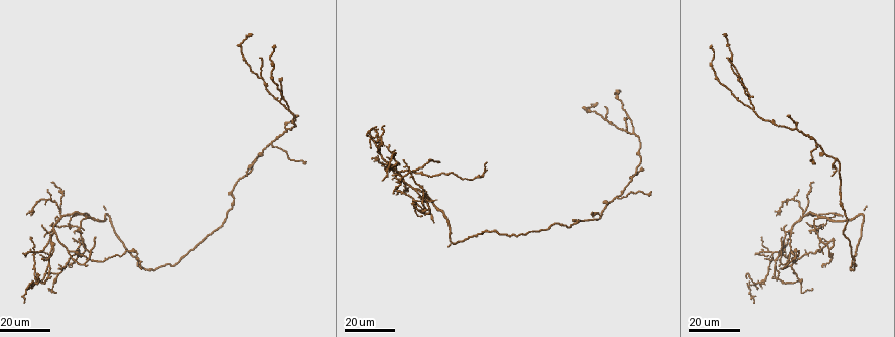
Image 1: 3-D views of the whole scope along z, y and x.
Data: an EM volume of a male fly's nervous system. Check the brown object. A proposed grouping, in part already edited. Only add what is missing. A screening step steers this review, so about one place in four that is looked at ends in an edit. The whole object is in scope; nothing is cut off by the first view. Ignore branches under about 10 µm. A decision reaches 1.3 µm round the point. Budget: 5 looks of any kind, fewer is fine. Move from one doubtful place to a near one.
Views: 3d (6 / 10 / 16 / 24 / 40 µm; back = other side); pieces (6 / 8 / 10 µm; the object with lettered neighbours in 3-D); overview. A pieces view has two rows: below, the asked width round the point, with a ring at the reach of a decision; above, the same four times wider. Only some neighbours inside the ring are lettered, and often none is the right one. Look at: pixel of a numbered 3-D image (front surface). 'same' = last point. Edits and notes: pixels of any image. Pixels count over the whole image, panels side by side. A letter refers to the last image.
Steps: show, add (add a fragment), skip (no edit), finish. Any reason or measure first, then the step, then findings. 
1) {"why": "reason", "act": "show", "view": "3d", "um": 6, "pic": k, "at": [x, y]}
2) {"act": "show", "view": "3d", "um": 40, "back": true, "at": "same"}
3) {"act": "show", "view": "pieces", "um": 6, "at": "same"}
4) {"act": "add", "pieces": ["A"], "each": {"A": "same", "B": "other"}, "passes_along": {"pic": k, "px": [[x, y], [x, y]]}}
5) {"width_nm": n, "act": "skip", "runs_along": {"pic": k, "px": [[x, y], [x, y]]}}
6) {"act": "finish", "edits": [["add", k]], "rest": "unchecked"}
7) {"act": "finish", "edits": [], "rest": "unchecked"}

{"why": "branch stops here", "act": "show", "view": "3d", "um": 24, "pic": 1, "at": [259, 57]}

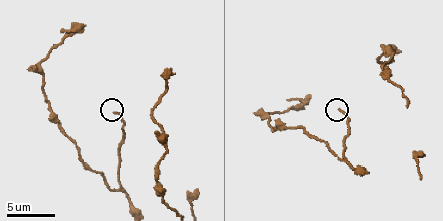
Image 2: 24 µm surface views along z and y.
{"why": "see the neighbours", "act": "show", "view": "pieces", "um": 6, "pic": 2, "at": [340, 109]}

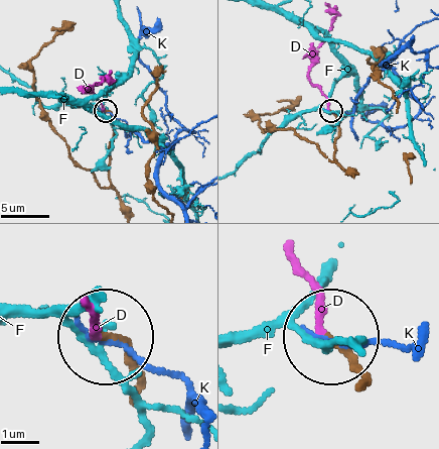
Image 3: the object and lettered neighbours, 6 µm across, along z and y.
{"width_nm": 180, "act": "add", "pieces": ["D"], "each": {"D": "same", "F": "other", "K": "other"}, "passes_along": {"pic": 3, "px": [[337, 130], [327, 98], [308, 74], [330, 16]]}, "found": "it goes on there"}

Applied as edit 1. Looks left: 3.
{"act": "show", "view": "overview"}

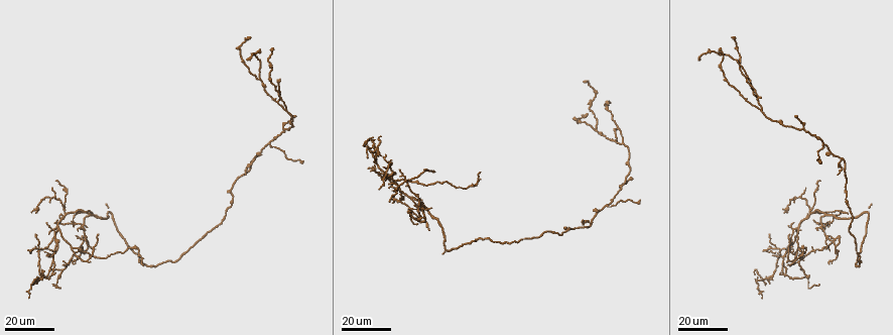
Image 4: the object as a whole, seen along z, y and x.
{"why": "thick end", "act": "show", "view": "3d", "um": 24, "pic": 4, "at": [272, 50]}

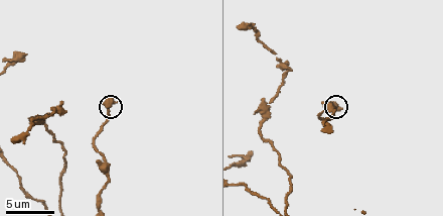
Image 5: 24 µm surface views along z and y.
{"act": "show", "view": "pieces", "um": 8, "pic": 5, "at": [110, 96]}

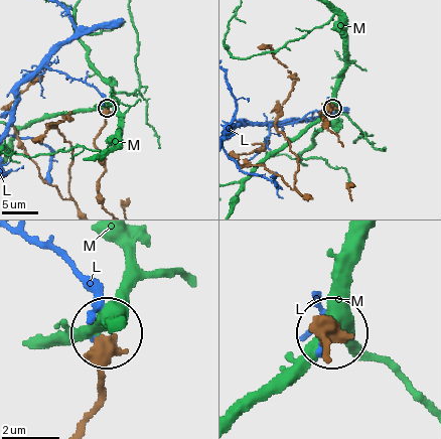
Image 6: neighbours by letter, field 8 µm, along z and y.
{"act": "skip", "each": {"L": "other", "M": "other"}, "runs_along": {"pic": 6, "px": [[78, 426], [97, 397], [102, 334]]}, "found": "none of them fits"}

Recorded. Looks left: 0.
{"act": "finish", "edits": [["add", 3]], "rest": "unchecked"}

